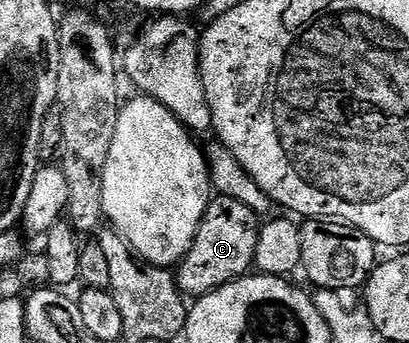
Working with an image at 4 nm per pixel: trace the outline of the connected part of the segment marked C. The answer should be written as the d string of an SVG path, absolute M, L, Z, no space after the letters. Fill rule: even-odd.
M214 197L205 209L195 240L175 270L177 286L186 296L200 296L248 275L259 244L259 216L234 198Z

